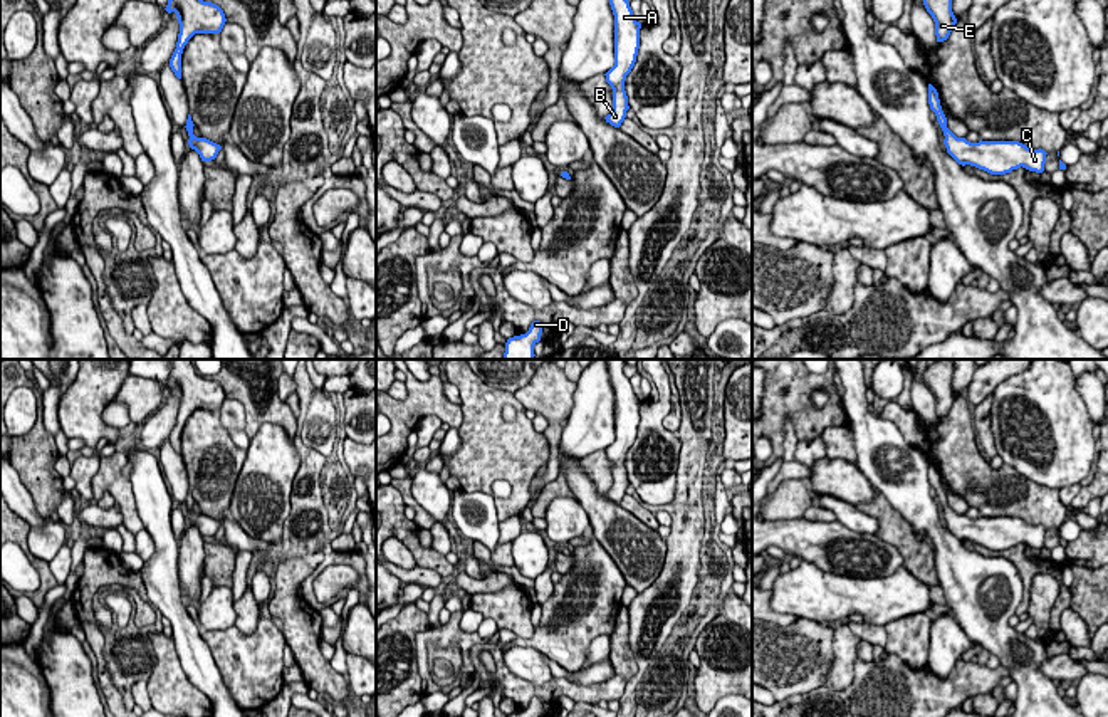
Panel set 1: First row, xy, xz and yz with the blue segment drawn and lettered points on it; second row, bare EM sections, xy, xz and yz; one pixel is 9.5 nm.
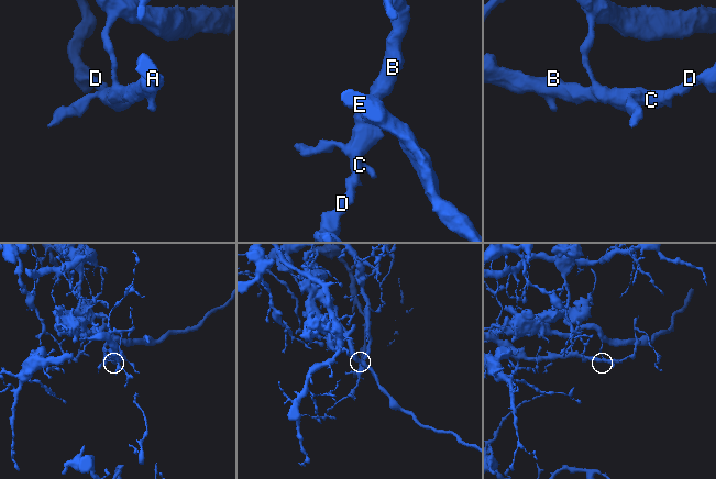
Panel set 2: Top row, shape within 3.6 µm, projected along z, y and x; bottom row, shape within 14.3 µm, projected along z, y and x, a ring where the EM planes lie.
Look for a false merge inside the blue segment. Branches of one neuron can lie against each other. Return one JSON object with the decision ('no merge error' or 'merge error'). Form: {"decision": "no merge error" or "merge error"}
{"decision": "merge error"}

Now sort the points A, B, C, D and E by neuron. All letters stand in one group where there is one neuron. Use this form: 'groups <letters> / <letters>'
groups A B C D / E

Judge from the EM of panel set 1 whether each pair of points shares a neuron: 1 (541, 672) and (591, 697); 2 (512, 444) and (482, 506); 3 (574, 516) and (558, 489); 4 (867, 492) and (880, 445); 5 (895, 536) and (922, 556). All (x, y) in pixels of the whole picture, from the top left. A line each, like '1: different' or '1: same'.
1: different
2: different
3: different
4: different
5: same

